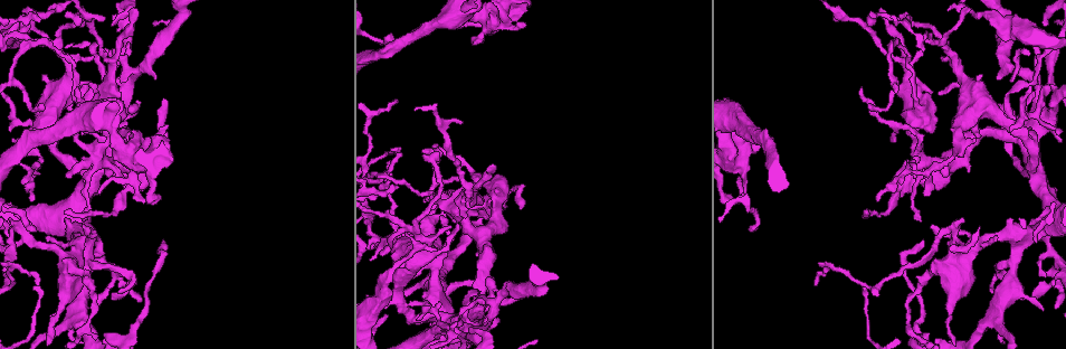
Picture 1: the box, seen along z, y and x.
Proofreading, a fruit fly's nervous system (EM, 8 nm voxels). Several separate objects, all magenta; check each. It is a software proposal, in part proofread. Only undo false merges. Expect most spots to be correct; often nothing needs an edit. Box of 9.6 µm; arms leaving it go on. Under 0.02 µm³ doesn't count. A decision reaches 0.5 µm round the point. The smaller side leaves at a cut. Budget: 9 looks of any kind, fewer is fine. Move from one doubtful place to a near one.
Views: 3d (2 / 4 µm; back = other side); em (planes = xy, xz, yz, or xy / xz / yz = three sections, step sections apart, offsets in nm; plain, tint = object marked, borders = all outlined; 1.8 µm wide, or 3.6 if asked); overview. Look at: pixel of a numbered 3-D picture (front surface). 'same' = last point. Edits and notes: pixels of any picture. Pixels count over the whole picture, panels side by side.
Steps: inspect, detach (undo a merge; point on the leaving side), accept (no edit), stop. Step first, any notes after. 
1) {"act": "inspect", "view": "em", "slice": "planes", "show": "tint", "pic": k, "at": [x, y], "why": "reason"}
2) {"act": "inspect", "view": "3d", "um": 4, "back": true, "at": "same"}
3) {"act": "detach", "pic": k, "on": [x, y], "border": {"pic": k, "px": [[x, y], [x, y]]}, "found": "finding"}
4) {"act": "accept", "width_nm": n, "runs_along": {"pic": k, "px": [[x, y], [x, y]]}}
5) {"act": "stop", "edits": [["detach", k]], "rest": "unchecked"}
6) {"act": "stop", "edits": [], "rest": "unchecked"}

{"act": "inspect", "view": "em", "slice": "xy", "step": 8, "show": "tint", "pic": 1, "at": [1014, 131], "why": "arms part here"}

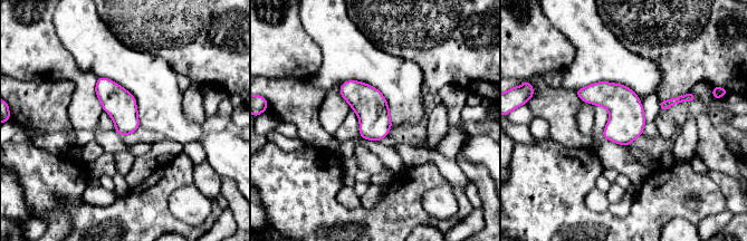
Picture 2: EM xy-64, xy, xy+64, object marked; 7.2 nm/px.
{"act": "inspect", "view": "em", "slice": "planes", "show": "tint", "at": "same", "why": "another direction"}

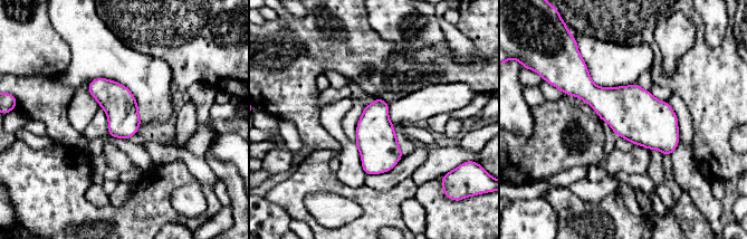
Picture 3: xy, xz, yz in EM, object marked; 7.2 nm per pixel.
{"act": "accept", "width_nm": 240, "found": "all the same neuron"}

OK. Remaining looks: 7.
{"act": "inspect", "view": "em", "um": 3.6, "slice": "planes", "show": "tint", "pic": 1, "at": [1050, 117], "why": "four or more arms meet"}

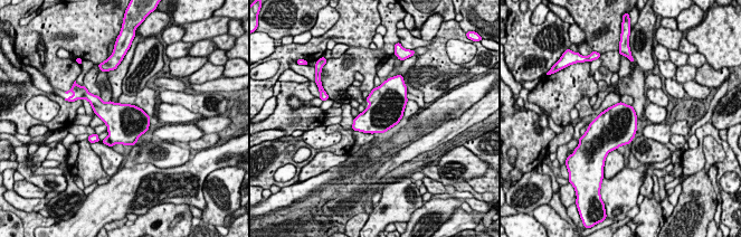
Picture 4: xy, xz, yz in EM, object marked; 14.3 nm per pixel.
{"act": "accept", "found": "all the same neuron"}

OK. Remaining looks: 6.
{"act": "inspect", "view": "em", "slice": "planes", "show": "tint", "pic": 1, "at": [131, 276], "why": "abrupt turn"}

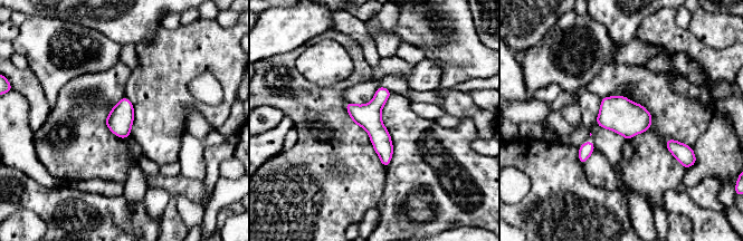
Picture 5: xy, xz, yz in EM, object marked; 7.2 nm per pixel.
{"act": "accept", "width_nm": 180, "runs_along": {"pic": 5, "px": [[381, 89], [375, 129], [386, 162]]}, "found": "all the same neuron"}

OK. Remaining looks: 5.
{"act": "inspect", "view": "em", "slice": "yz", "step": 16, "show": "plain", "pic": 1, "at": [97, 159], "why": "thick turns thin"}

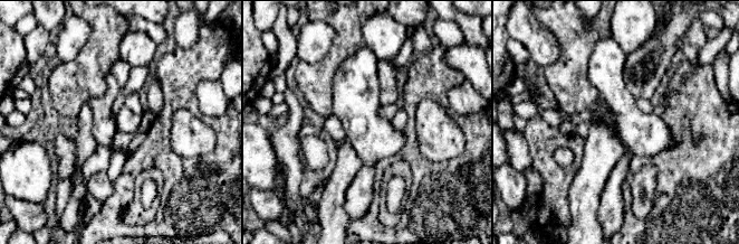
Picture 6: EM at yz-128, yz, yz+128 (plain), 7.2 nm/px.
{"act": "inspect", "view": "em", "slice": "yz", "step": 16, "show": "tint", "at": "same"}

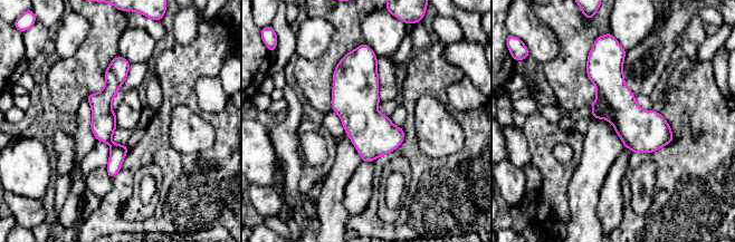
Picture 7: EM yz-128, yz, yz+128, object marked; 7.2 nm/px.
{"act": "accept", "runs_along": {"pic": 7, "px": [[118, 58], [104, 98], [112, 174]]}, "found": "all the same neuron"}

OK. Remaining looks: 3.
{"act": "stop", "edits": [], "rest": "unchecked"}

